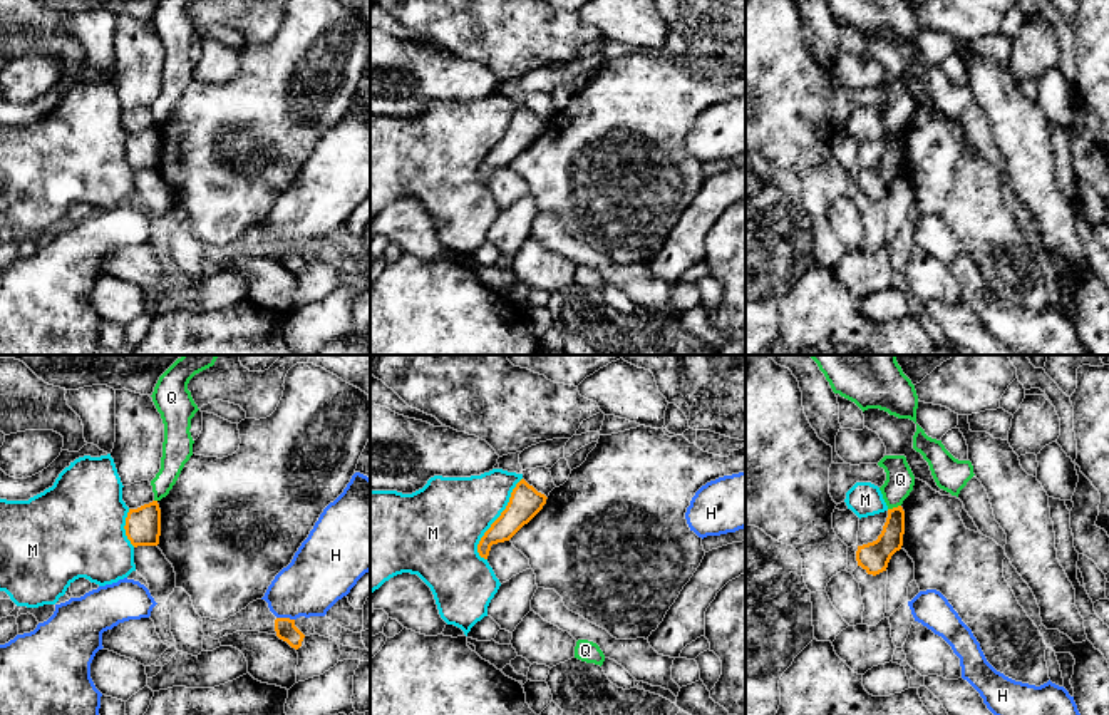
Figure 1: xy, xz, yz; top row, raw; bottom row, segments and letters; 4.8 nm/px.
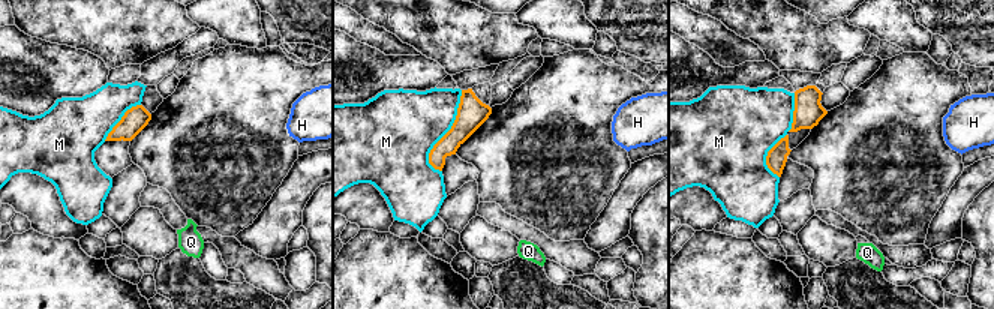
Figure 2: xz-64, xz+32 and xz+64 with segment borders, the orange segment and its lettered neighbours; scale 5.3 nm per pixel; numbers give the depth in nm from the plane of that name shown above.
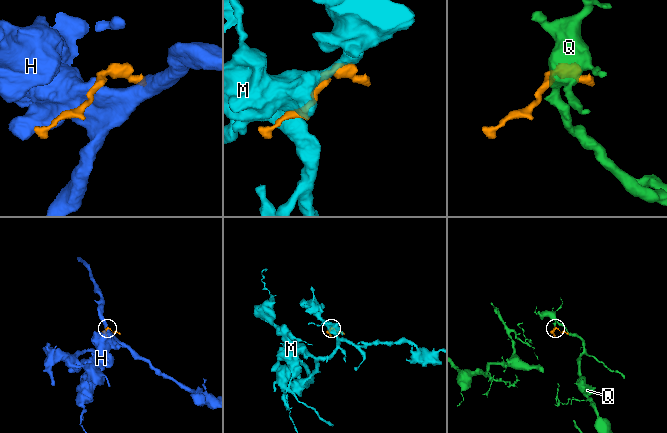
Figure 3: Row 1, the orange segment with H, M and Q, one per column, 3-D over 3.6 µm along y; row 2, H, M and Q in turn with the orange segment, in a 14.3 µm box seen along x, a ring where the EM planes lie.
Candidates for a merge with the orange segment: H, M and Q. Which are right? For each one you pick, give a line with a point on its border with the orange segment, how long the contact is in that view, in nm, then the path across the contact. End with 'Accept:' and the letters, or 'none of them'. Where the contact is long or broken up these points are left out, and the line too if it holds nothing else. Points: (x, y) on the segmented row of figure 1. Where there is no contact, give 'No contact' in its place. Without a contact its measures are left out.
Accept: none of them

